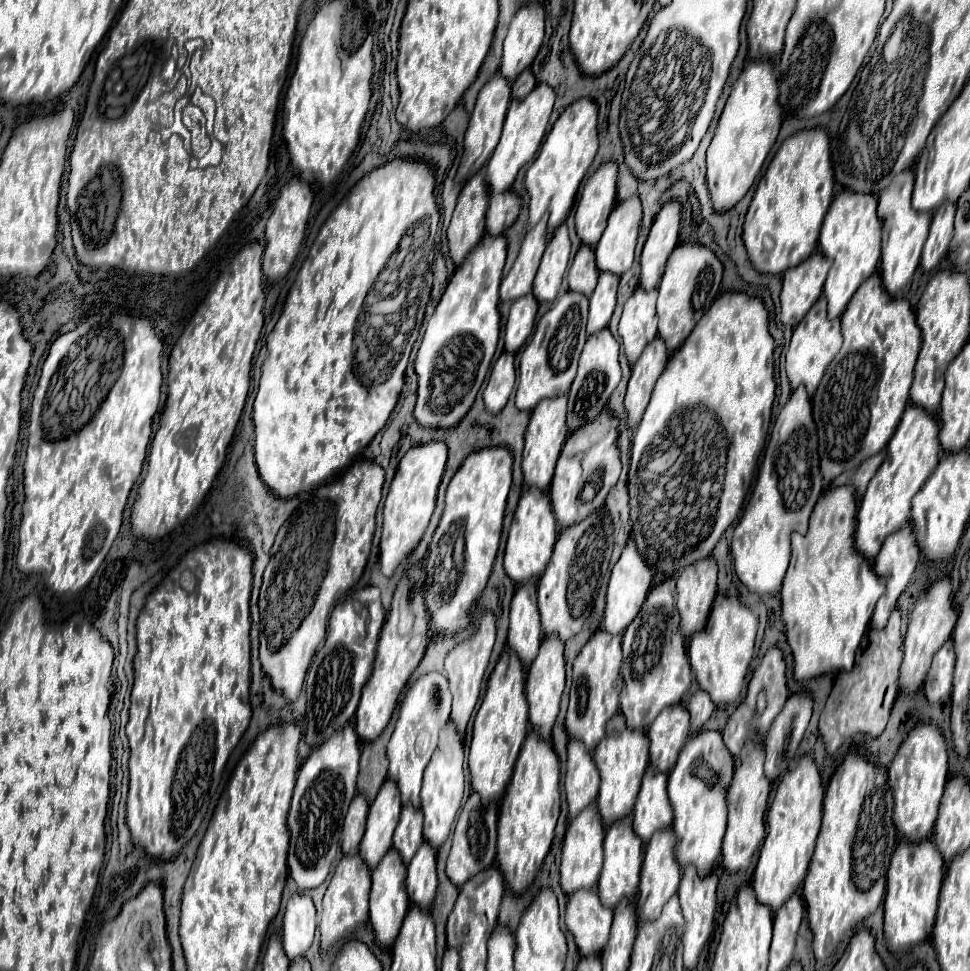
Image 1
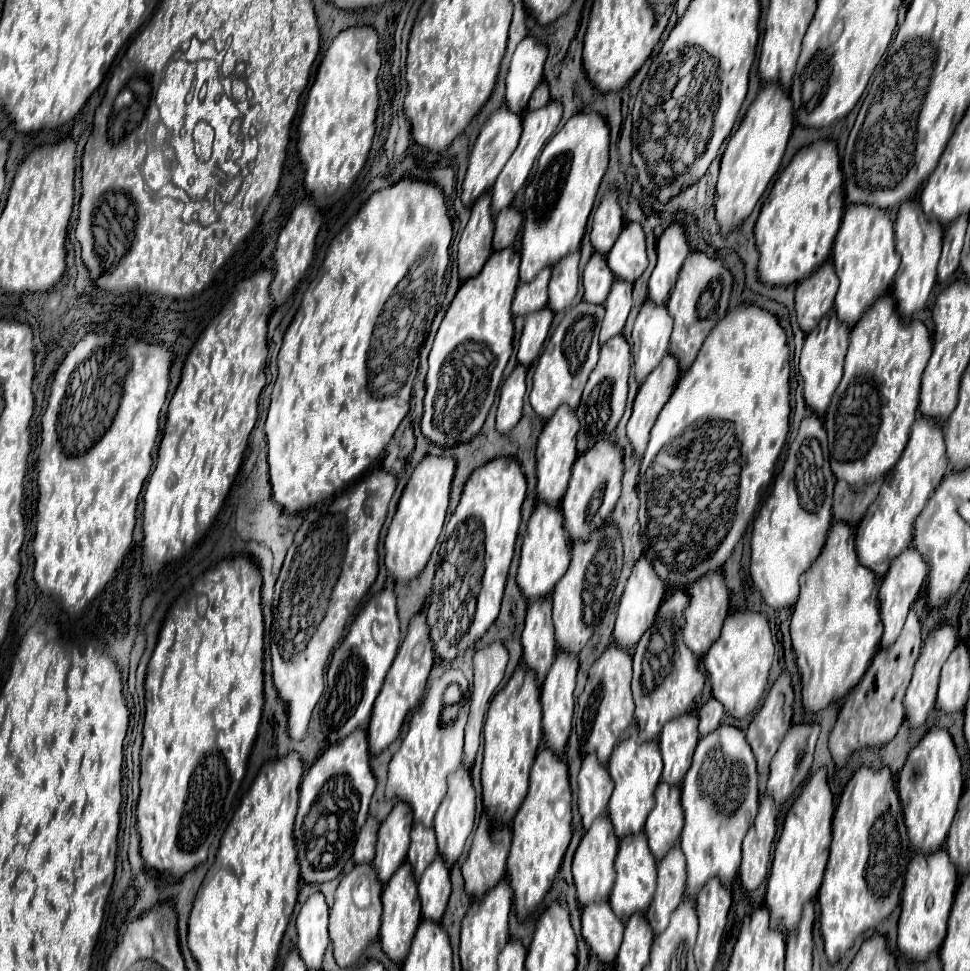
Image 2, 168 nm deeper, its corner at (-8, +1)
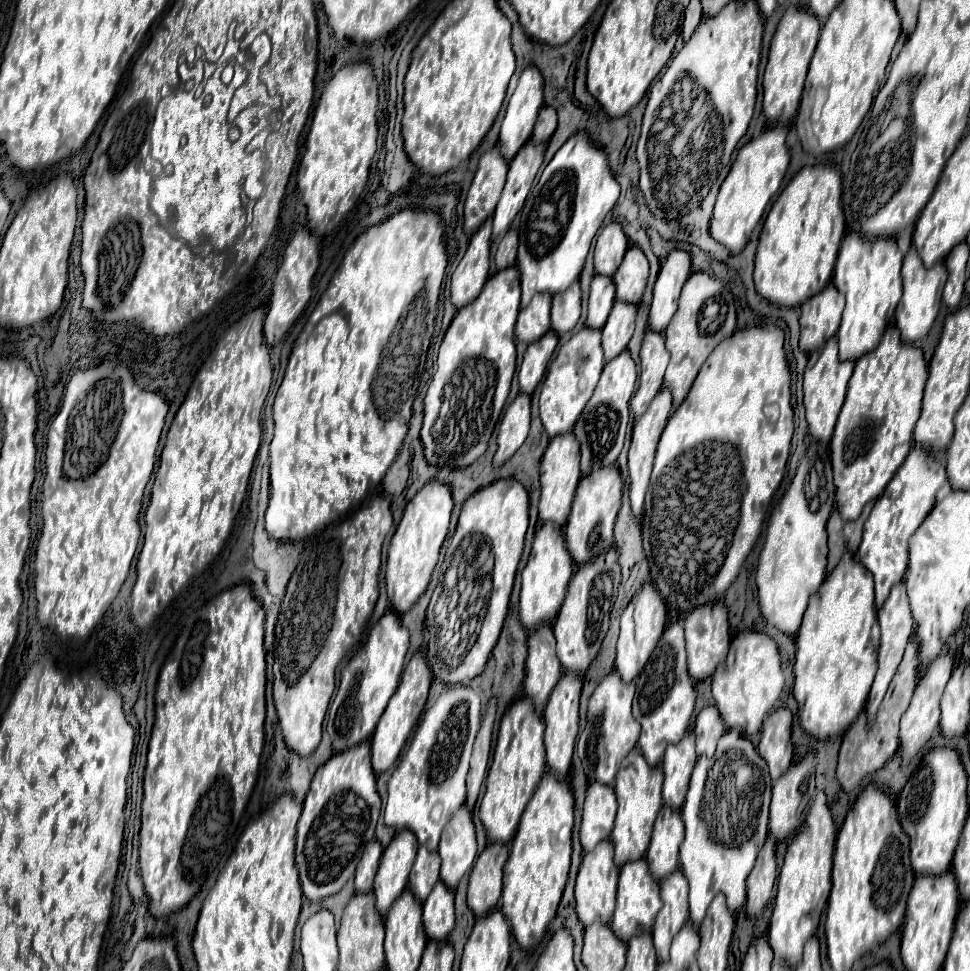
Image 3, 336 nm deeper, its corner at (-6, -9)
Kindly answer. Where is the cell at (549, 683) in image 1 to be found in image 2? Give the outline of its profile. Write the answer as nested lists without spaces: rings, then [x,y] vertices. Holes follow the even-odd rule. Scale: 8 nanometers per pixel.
[[[558,653],[558,657],[554,659],[554,665],[550,667],[550,673],[546,675],[546,681],[542,685],[542,725],[544,725],[544,737],[546,737],[546,745],[562,755],[566,741],[570,737],[572,731],[572,715],[574,715],[574,687],[576,687],[576,671],[578,671],[578,657],[570,655],[570,653]]]

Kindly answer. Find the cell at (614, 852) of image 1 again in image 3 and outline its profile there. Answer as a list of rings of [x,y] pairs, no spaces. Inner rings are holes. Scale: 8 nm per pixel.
[[[646,859],[628,861],[628,863],[620,869],[616,909],[614,909],[612,923],[610,923],[610,925],[612,925],[612,931],[614,931],[622,941],[628,941],[632,935],[636,935],[638,929],[642,929],[642,931],[650,931],[650,929],[652,929],[652,923],[654,923],[654,919],[656,919],[656,913],[658,913],[660,907],[662,907],[658,891],[660,891],[658,881],[654,881]]]

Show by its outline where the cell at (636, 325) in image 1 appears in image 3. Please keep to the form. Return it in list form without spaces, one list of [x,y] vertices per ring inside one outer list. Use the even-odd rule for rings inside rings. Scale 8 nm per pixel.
[[[646,329],[642,339],[642,349],[640,349],[640,383],[638,383],[638,391],[630,401],[636,419],[646,411],[648,403],[662,387],[668,359],[670,355],[664,347],[664,335]]]

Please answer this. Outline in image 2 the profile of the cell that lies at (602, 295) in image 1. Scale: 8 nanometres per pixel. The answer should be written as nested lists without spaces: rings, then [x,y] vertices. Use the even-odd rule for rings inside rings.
[[[616,279],[604,307],[606,307],[606,317],[600,331],[600,343],[606,343],[608,339],[622,333],[628,313],[632,309],[632,285],[628,281]]]

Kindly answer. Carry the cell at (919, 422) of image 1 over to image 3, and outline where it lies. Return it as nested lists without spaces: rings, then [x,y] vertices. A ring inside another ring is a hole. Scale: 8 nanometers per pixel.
[[[914,445],[902,467],[896,471],[894,479],[886,485],[884,493],[878,497],[870,517],[864,523],[862,543],[856,551],[858,561],[874,575],[876,607],[880,609],[888,591],[894,583],[900,583],[908,567],[908,539],[914,535],[918,525],[930,513],[936,501],[936,491],[946,483],[946,471],[942,459],[930,453],[922,445]]]

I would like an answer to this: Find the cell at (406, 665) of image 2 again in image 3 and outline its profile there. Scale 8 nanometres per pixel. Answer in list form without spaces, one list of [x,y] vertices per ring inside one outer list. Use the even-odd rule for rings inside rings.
[[[416,651],[412,655],[412,659],[408,661],[408,665],[404,667],[400,685],[398,685],[396,693],[392,695],[392,699],[390,699],[386,711],[382,713],[382,717],[380,717],[378,725],[376,725],[376,731],[372,735],[372,767],[374,767],[376,773],[386,771],[398,759],[408,735],[412,733],[412,729],[414,729],[422,709],[424,709],[424,703],[426,703],[426,697],[428,697],[428,689],[430,689],[430,681],[432,681],[432,673],[430,673],[430,669],[426,665],[424,653]]]

